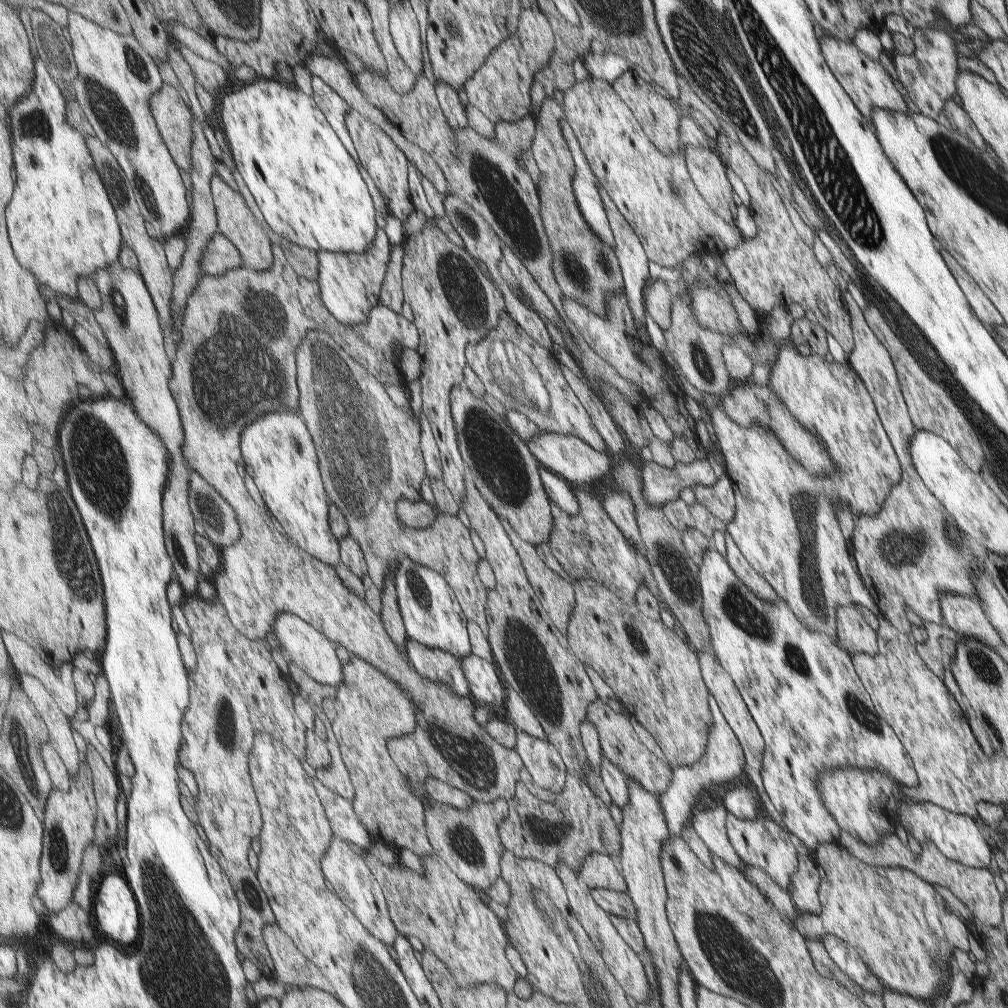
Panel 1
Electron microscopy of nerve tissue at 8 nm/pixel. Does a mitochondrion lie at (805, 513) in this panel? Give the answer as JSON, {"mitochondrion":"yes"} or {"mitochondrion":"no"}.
{"mitochondrion":"yes"}

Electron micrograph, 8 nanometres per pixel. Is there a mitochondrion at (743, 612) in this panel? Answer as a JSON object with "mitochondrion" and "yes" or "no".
{"mitochondrion":"yes"}

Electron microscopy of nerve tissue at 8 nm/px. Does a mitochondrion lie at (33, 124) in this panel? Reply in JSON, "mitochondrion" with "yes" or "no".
{"mitochondrion":"yes"}

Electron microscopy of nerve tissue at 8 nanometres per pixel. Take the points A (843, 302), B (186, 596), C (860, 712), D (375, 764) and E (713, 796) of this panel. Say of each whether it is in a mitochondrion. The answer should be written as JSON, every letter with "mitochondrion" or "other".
{"A":"other","B":"other","C":"mitochondrion","D":"other","E":"other"}

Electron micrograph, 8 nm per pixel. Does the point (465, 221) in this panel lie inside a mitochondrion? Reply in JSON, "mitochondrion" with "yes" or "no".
{"mitochondrion":"yes"}

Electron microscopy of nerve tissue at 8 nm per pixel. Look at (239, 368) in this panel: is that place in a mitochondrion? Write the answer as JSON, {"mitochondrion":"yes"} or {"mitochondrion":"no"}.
{"mitochondrion":"yes"}

